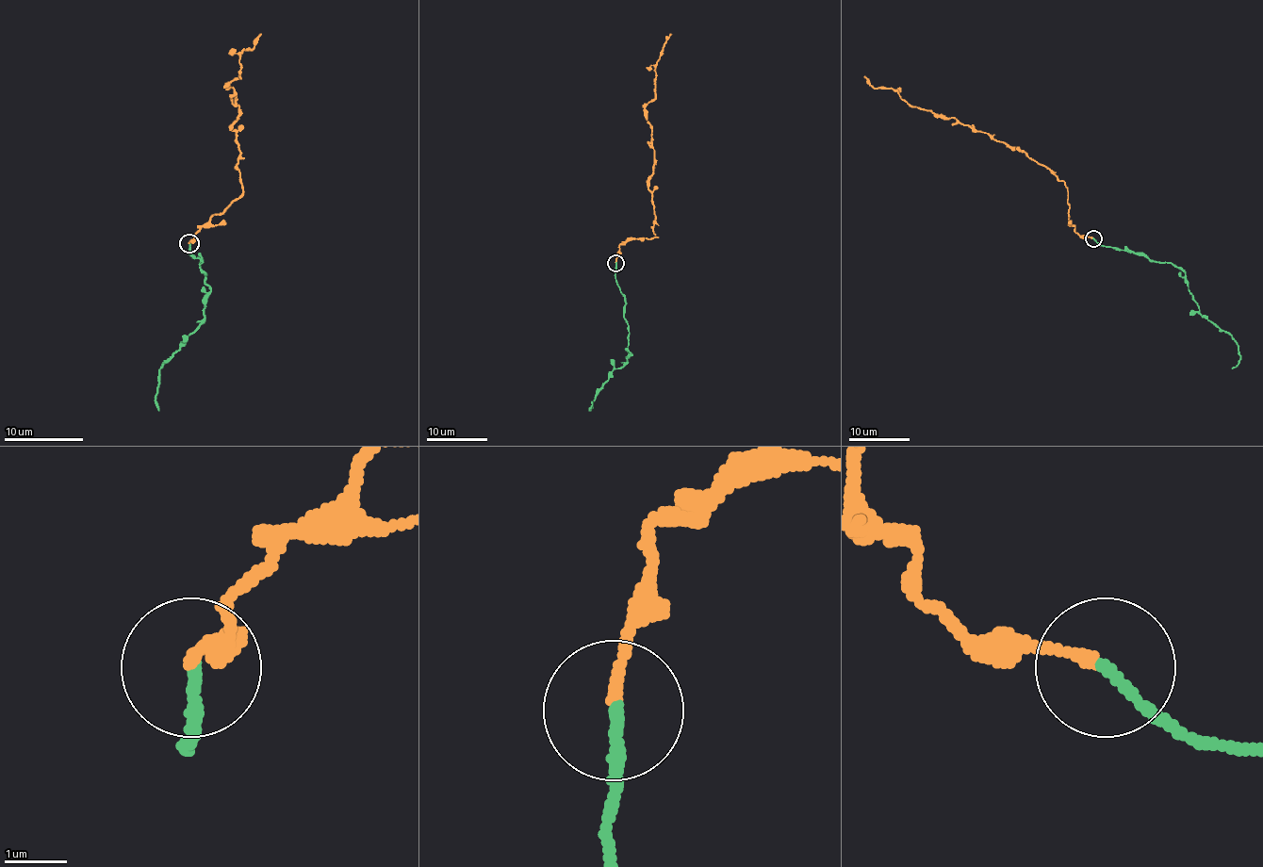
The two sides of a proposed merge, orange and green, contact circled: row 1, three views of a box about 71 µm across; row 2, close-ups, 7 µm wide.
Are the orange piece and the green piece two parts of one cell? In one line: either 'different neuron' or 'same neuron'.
same neuron

